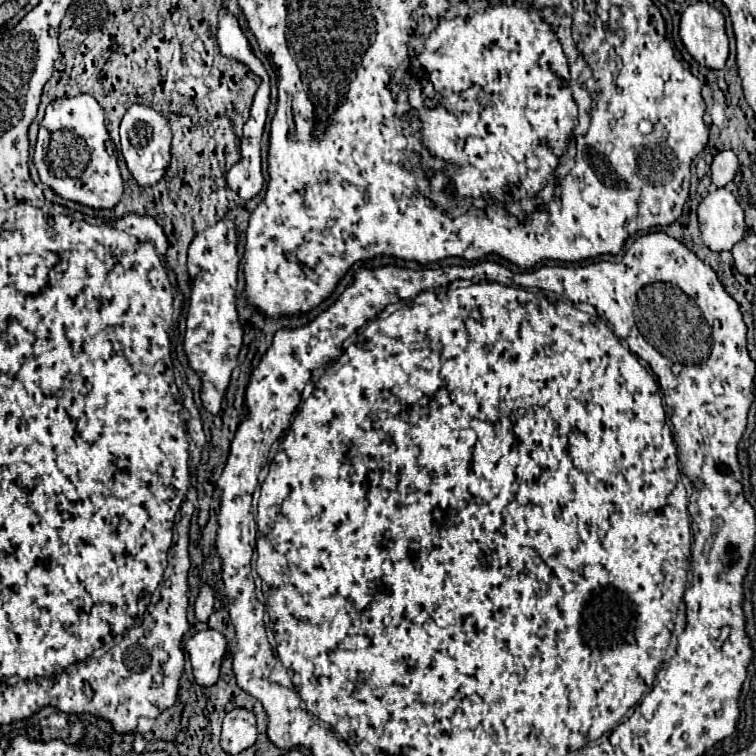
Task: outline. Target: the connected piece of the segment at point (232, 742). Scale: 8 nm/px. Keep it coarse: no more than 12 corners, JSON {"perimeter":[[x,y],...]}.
{"perimeter":[[246,708],[224,716],[220,746],[238,754],[256,742],[256,716]]}

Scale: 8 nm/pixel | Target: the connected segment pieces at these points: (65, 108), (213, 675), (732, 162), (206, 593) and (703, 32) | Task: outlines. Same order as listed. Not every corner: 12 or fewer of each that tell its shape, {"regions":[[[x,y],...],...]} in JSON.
{"regions":[[[58,98],[32,160],[62,198],[114,208],[124,182],[104,110]],[[218,630],[196,632],[184,650],[200,686],[216,684],[226,652]],[[734,150],[712,160],[712,184],[726,186],[738,172]],[[202,584],[194,612],[200,622],[208,622],[214,608],[210,584]],[[690,4],[680,38],[690,56],[712,70],[728,60],[724,14]]]}

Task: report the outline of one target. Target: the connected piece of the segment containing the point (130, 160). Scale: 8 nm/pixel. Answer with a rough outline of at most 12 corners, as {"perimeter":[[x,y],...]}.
{"perimeter":[[132,104],[120,124],[122,154],[140,186],[170,164],[172,132],[152,108]]}

